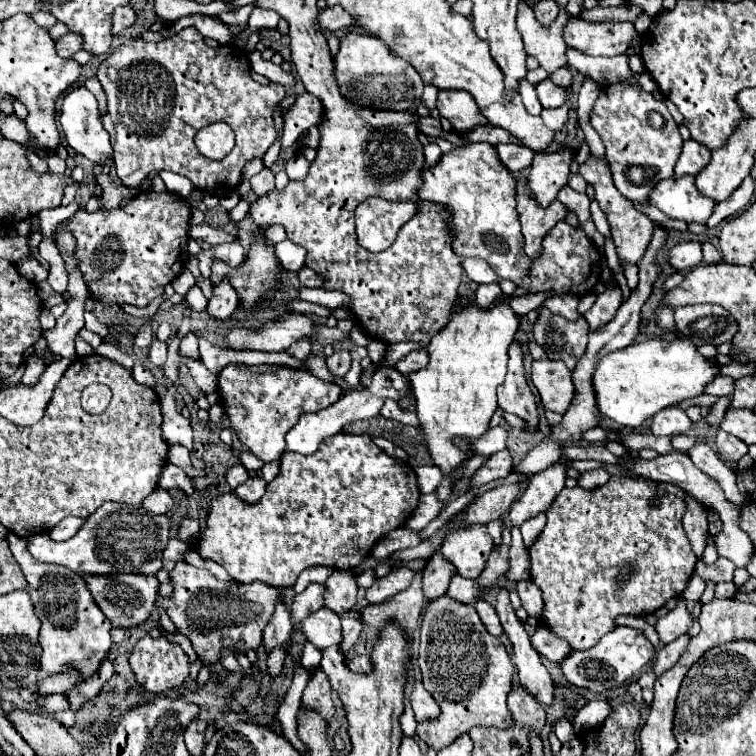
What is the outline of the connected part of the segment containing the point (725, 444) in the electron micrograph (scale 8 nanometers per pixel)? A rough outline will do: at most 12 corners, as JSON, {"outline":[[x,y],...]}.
{"outline":[[722,429],[716,435],[718,455],[730,463],[748,453],[748,445]]}

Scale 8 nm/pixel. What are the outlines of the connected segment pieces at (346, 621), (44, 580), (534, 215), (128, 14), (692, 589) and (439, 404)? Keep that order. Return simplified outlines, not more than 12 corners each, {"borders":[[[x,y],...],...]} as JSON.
{"borders":[[[342,617],[342,651],[356,643],[362,623],[354,617]],[[6,535],[34,603],[40,669],[98,671],[110,621],[74,571]],[[518,181],[516,211],[524,235],[524,253],[538,257],[542,239],[566,217],[554,201],[538,209]],[[122,5],[112,15],[112,35],[118,35],[136,21],[130,5]],[[698,575],[688,581],[684,599],[698,601],[706,583]],[[470,303],[408,373],[442,505],[474,457],[518,319]]]}

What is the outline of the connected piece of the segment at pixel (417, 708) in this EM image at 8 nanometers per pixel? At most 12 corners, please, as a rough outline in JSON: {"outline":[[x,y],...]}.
{"outline":[[416,679],[412,707],[418,723],[432,721],[440,707]]}

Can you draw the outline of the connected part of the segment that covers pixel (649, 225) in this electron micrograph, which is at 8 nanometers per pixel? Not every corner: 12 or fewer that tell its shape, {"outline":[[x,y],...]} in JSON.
{"outline":[[606,161],[578,171],[596,189],[620,269],[636,265],[654,223],[618,193]]}

